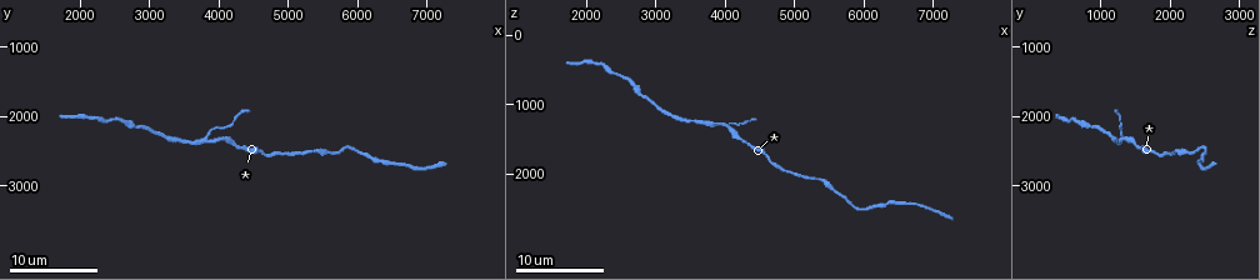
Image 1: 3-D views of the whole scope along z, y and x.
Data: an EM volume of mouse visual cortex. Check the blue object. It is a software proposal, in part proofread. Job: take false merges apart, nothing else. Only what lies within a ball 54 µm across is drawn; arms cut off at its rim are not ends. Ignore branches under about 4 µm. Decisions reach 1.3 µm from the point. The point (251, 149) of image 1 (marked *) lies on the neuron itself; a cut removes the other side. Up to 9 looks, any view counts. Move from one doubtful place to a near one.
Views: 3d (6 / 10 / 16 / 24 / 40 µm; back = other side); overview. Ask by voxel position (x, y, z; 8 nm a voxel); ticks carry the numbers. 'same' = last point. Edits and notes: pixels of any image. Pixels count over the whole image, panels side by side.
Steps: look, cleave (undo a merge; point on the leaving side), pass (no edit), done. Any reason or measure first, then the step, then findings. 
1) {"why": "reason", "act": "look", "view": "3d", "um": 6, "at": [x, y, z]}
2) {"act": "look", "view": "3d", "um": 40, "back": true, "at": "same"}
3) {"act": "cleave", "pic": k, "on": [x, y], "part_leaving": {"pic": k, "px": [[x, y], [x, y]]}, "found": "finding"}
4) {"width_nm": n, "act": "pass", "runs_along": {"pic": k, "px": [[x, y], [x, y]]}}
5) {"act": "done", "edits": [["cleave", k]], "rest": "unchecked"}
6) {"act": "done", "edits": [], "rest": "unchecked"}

{"why": "three-way junction", "act": "look", "view": "3d", "um": 6, "at": [3850, 2350, 1300]}

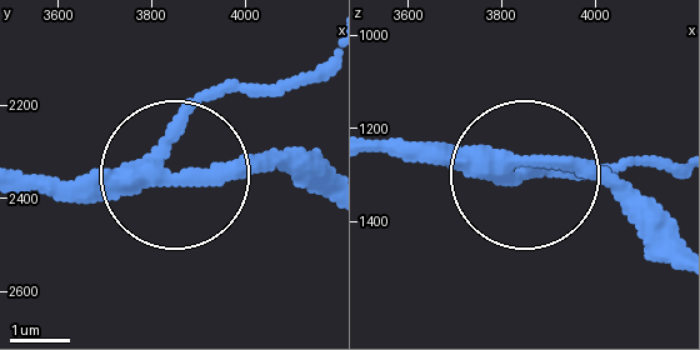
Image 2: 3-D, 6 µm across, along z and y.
{"act": "look", "view": "3d", "um": 6, "back": true, "at": [3805, 2305, 1300]}

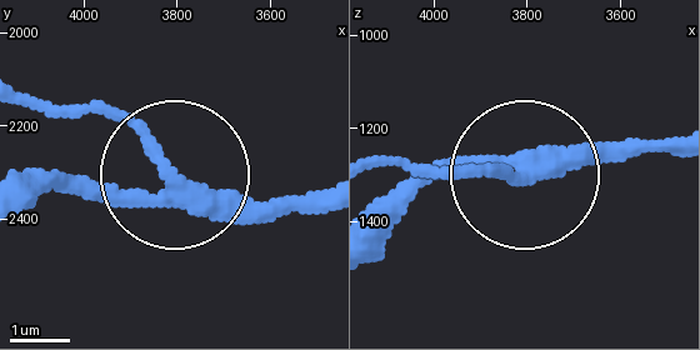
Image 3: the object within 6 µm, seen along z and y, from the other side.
{"arms": 3, "act": "pass", "runs_along": {"pic": 3, "px": [[29, 205], [169, 180], [134, 135], [64, 105]]}, "found": "all the same neuron"}

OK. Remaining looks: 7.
{"why": "thick turns thin", "act": "look", "view": "3d", "um": 16, "at": [2600, 2100, 650]}

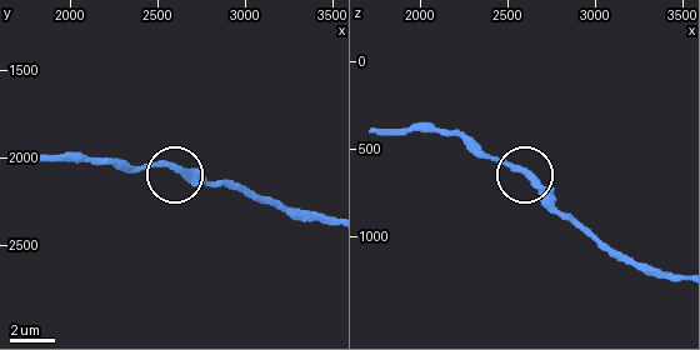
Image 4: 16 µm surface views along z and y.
{"why": "zoom in", "act": "look", "view": "3d", "um": 6, "at": [2620, 2060, 660]}

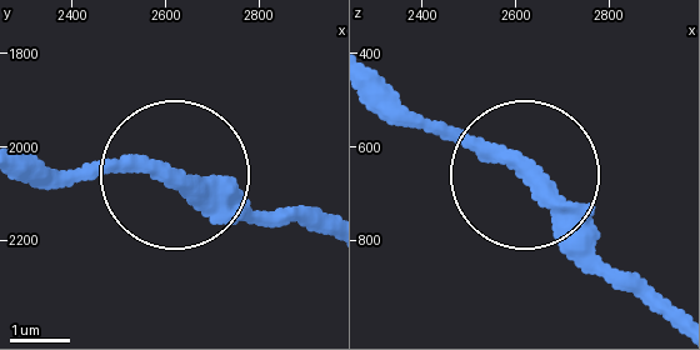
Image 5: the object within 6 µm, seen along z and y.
{"width_nm": 330, "act": "pass", "runs_along": {"pic": 5, "px": [[320, 234], [215, 214], [156, 175], [26, 175]]}, "found": "continuous, no second neuron"}

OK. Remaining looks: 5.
{"why": "thick turns thin", "act": "look", "view": "3d", "um": 6, "at": [6100, 2550, 2500]}

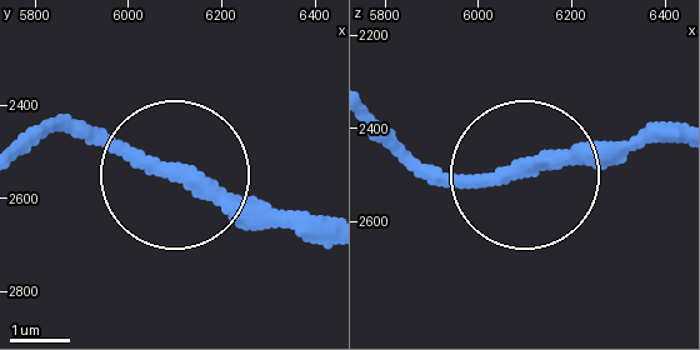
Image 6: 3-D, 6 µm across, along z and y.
{"act": "pass", "runs_along": {"pic": 6, "px": [[375, 113], [450, 171], [539, 171], [654, 141]]}, "found": "all the same neuron"}

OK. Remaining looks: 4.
{"why": "thick turns thin", "act": "look", "view": "3d", "um": 6, "at": [5550, 2500, 2200]}

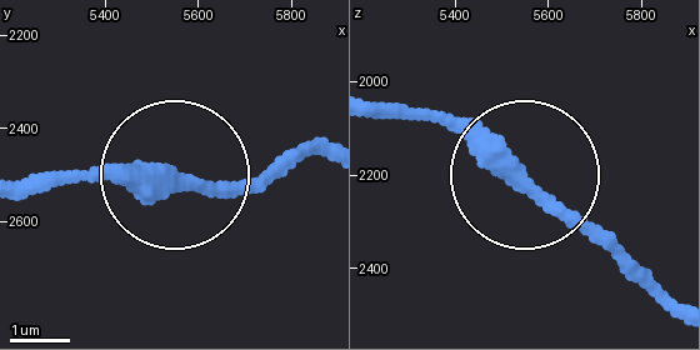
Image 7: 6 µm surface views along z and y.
{"act": "look", "view": "3d", "um": 6, "back": true, "at": [5585, 2515, 2240]}

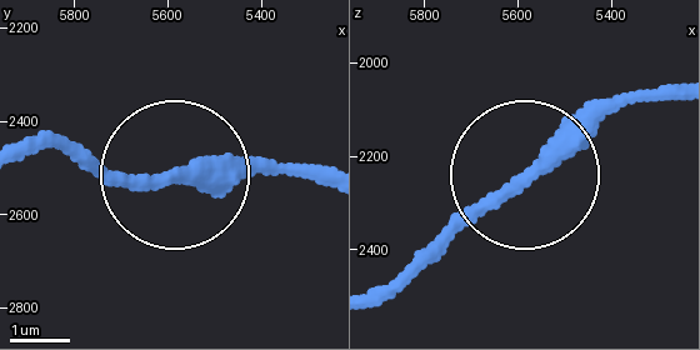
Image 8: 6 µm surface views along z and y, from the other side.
{"act": "pass", "runs_along": {"pic": 8, "px": [[323, 171], [114, 171], [59, 141]]}, "found": "continuous, no second neuron"}

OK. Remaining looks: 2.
{"act": "done", "edits": [], "rest": "unchecked"}

